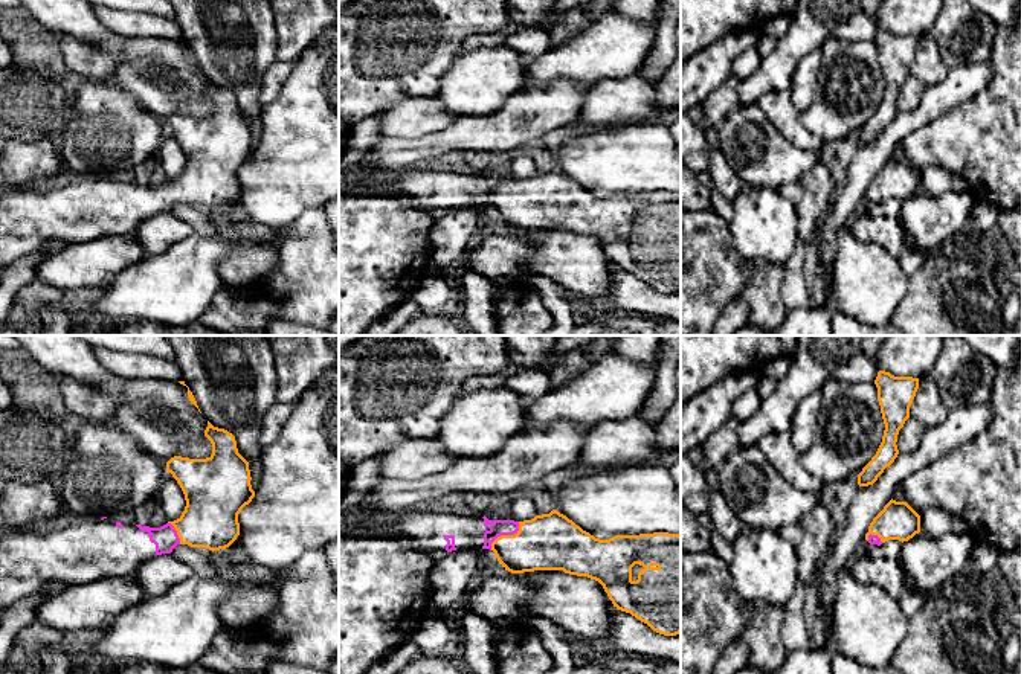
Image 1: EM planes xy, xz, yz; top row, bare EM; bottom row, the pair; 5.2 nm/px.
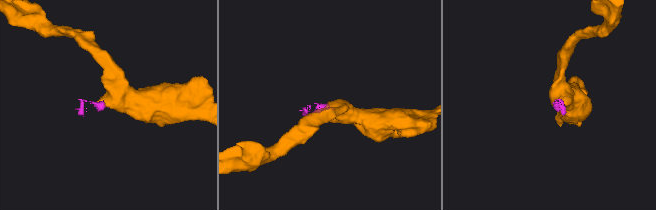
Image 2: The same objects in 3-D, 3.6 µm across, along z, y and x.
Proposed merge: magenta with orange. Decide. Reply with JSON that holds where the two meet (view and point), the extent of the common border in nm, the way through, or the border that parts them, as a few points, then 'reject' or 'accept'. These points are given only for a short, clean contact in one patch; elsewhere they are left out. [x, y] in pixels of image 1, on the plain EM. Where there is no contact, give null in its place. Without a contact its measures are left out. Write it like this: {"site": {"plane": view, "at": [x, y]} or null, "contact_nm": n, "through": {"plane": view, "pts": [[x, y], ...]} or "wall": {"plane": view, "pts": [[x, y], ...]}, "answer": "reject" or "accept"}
{"site": {"plane": "xz", "at": [505, 192]}, "contact_nm": 220, "through": {"plane": "xz", "pts": [[498, 186], [505, 192], [513, 200], [551, 200]]}, "answer": "accept"}

